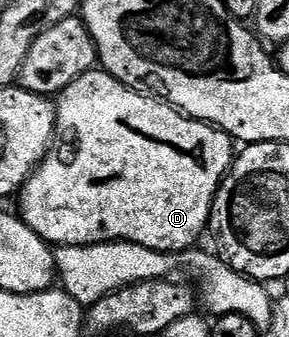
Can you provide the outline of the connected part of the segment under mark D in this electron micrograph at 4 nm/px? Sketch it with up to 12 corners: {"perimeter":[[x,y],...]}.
{"perimeter":[[102,70],[18,193],[52,246],[194,249],[233,141]]}

